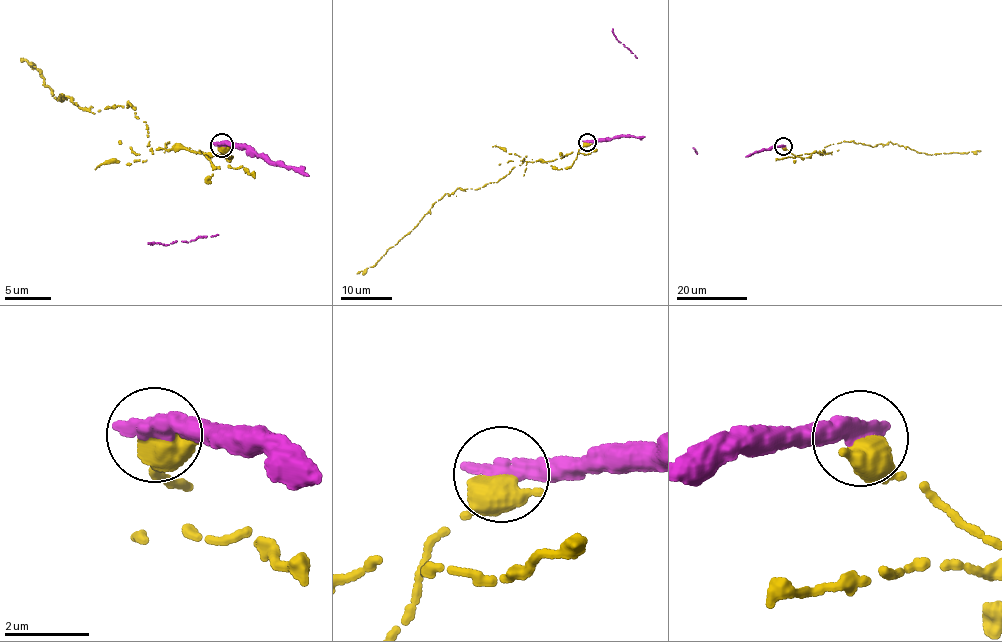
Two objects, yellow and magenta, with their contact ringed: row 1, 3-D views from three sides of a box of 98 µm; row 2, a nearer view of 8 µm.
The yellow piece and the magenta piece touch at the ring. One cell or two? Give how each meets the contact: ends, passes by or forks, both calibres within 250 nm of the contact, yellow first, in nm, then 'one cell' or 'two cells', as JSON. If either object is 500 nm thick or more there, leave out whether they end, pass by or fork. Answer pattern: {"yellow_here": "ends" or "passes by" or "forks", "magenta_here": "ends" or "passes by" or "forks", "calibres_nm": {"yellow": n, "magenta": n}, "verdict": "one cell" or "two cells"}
{"calibres_nm": {"yellow": 600, "magenta": 500}, "verdict": "two cells"}

